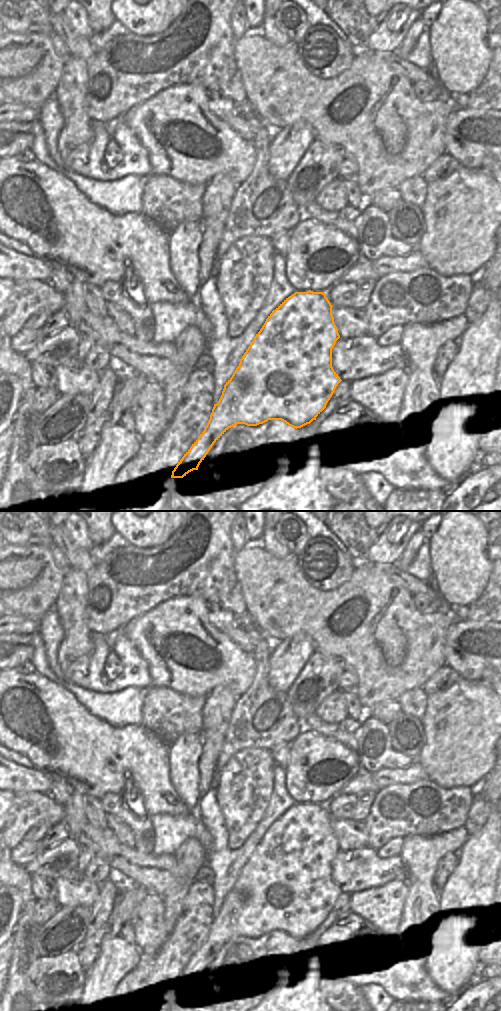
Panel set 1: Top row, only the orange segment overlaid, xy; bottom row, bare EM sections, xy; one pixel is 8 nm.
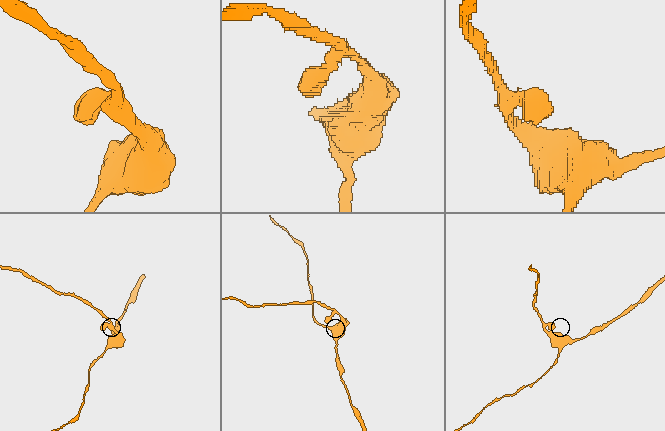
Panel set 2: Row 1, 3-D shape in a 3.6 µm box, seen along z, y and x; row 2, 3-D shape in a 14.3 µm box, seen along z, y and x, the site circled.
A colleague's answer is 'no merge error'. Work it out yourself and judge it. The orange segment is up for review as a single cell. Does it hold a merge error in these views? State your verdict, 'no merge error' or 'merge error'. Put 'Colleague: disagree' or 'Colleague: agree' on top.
Colleague: disagree
merge error

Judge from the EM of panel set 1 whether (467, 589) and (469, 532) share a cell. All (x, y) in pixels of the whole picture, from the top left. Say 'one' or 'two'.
one

